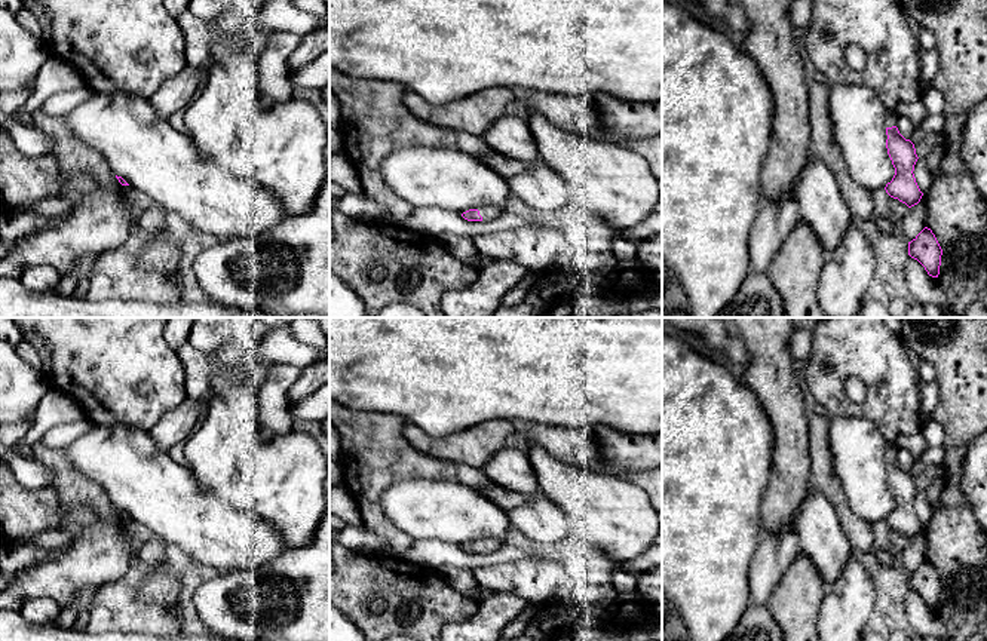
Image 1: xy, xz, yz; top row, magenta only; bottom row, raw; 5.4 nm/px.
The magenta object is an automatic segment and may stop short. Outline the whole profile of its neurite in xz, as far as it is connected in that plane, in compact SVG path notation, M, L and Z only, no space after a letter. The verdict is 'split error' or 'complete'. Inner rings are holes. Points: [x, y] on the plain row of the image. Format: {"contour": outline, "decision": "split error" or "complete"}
{"contour": "M481 539L478 542L469 542L462 546L468 553L491 553L502 548L502 542L497 539Z", "decision": "split error"}

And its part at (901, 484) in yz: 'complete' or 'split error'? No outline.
split error

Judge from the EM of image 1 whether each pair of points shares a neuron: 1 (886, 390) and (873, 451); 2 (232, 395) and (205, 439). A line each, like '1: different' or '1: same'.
1: different
2: same

